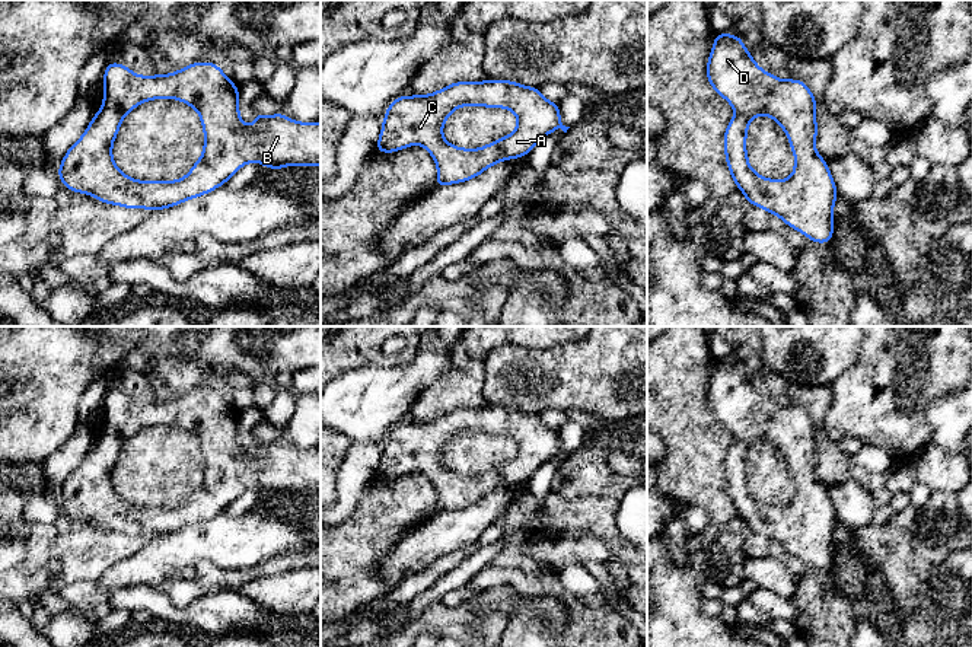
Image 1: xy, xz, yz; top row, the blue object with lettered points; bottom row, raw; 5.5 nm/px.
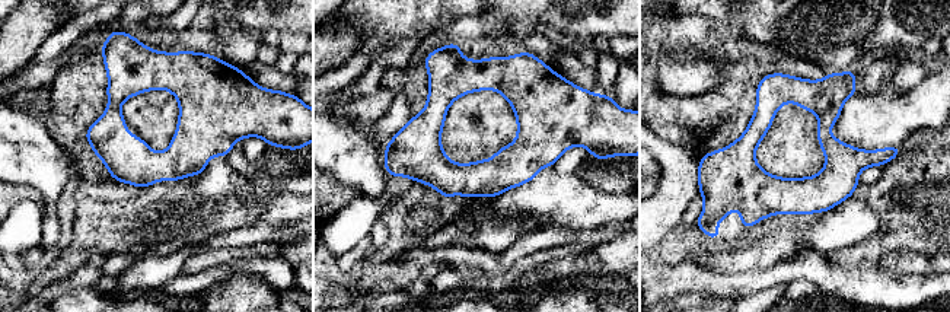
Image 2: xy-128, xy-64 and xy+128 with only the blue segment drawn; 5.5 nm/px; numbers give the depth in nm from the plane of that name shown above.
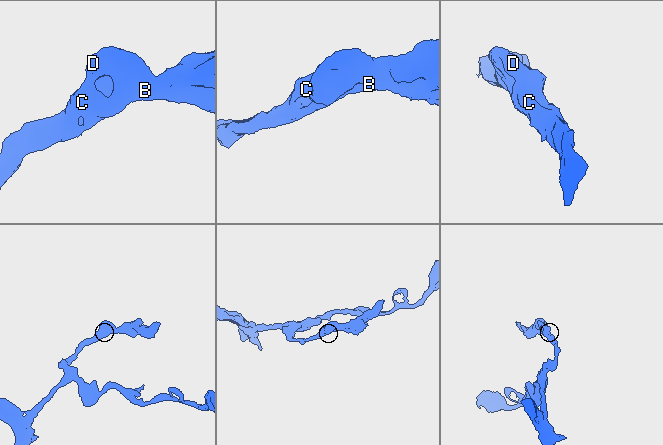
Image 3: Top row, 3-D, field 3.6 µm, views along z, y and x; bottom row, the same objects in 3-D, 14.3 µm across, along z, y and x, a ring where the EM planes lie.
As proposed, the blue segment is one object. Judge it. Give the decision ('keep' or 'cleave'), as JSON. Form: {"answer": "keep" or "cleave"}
{"answer": "keep"}

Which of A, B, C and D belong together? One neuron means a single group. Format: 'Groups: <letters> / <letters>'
Groups: A B C D

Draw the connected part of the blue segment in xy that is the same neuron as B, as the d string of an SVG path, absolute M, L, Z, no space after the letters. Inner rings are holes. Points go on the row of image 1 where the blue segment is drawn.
M108 63L103 73L103 102L82 137L67 150L58 169L63 185L74 192L87 194L101 203L125 208L165 210L187 200L213 192L233 173L251 162L264 168L321 166L321 124L297 122L280 112L264 117L255 111L255 122L248 127L239 114L239 90L214 63L192 63L171 74L138 76L121 63ZM152 99L178 99L192 106L204 130L201 157L188 175L173 182L137 181L119 170L112 157L112 144L122 119L137 105Z

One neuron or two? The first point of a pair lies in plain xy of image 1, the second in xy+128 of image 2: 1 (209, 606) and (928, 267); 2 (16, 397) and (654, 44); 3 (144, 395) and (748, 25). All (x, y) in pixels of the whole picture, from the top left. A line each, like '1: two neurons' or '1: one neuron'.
1: two neurons
2: two neurons
3: two neurons

